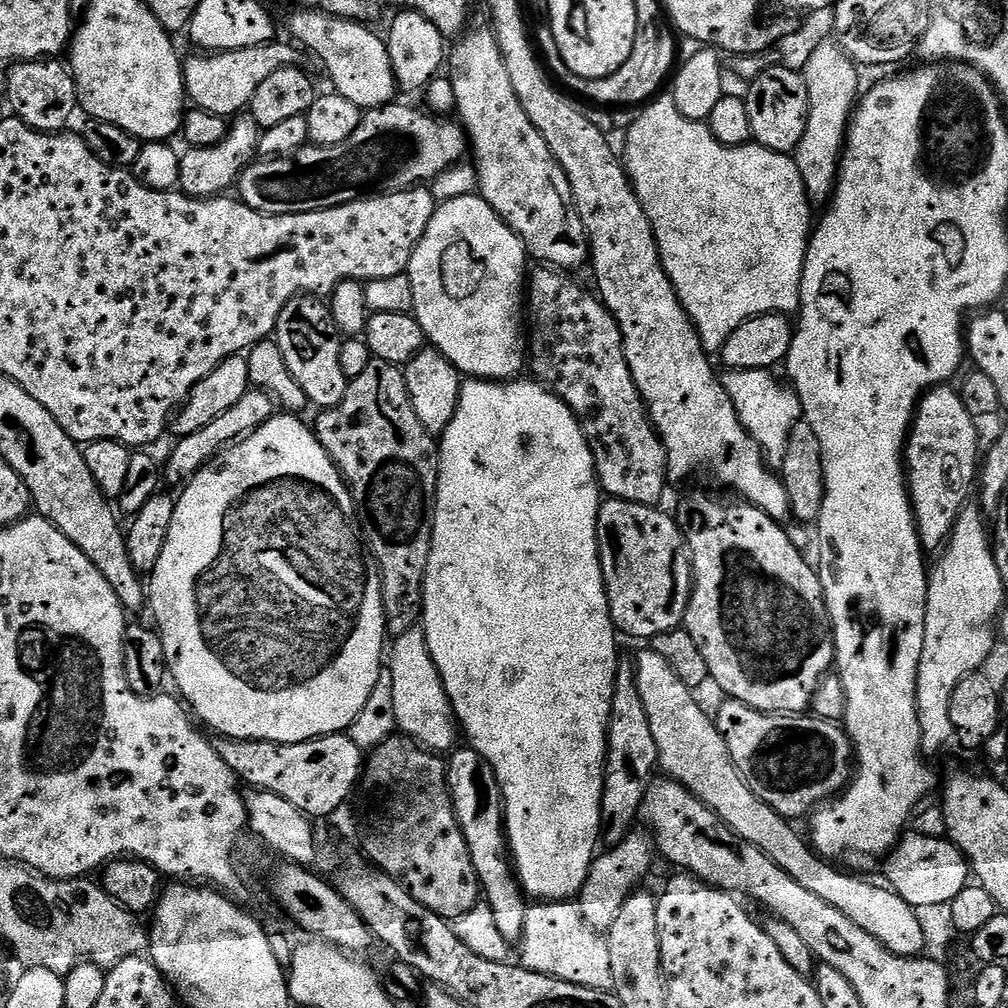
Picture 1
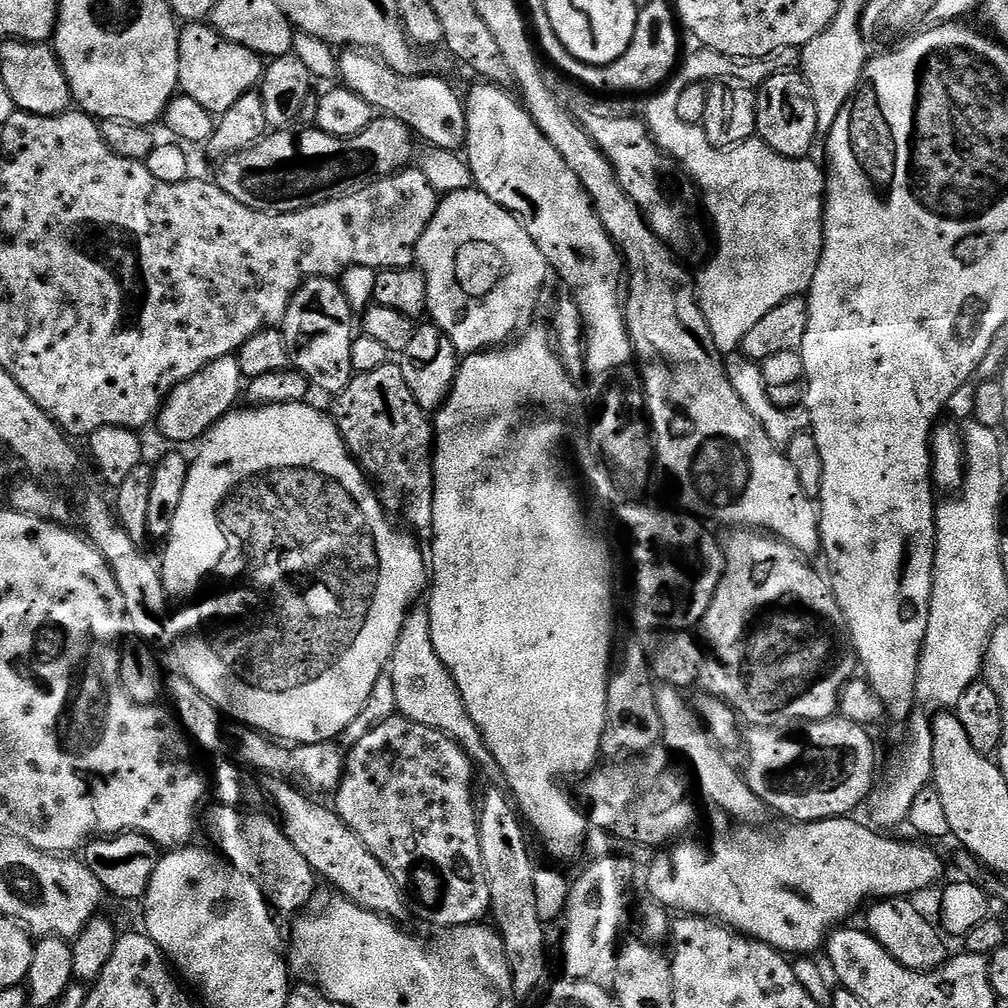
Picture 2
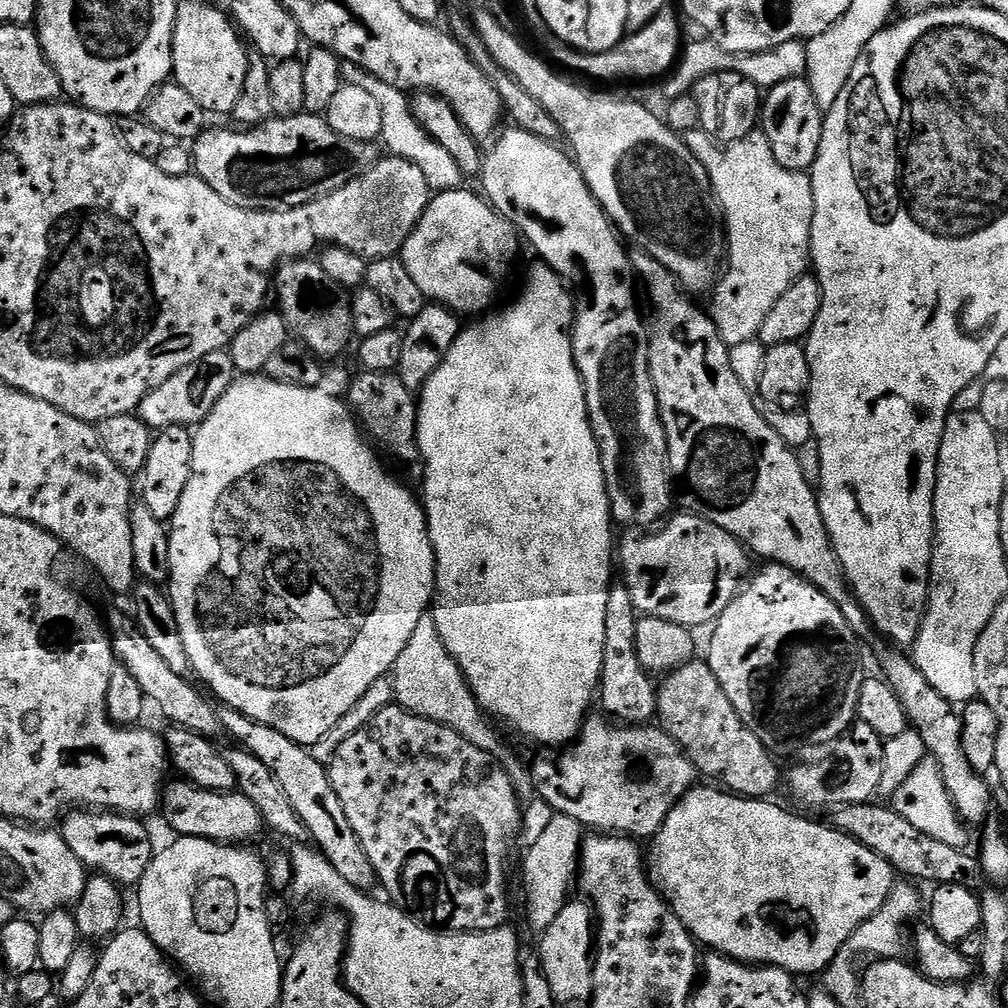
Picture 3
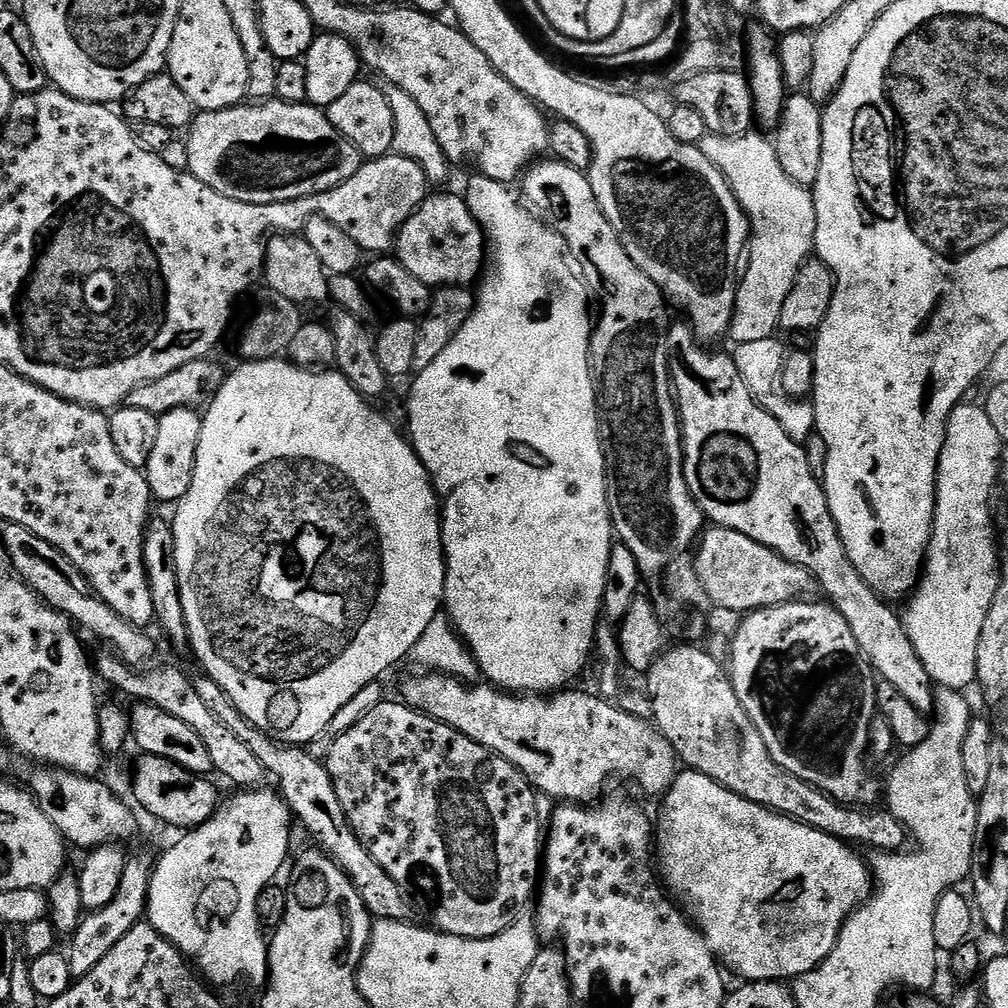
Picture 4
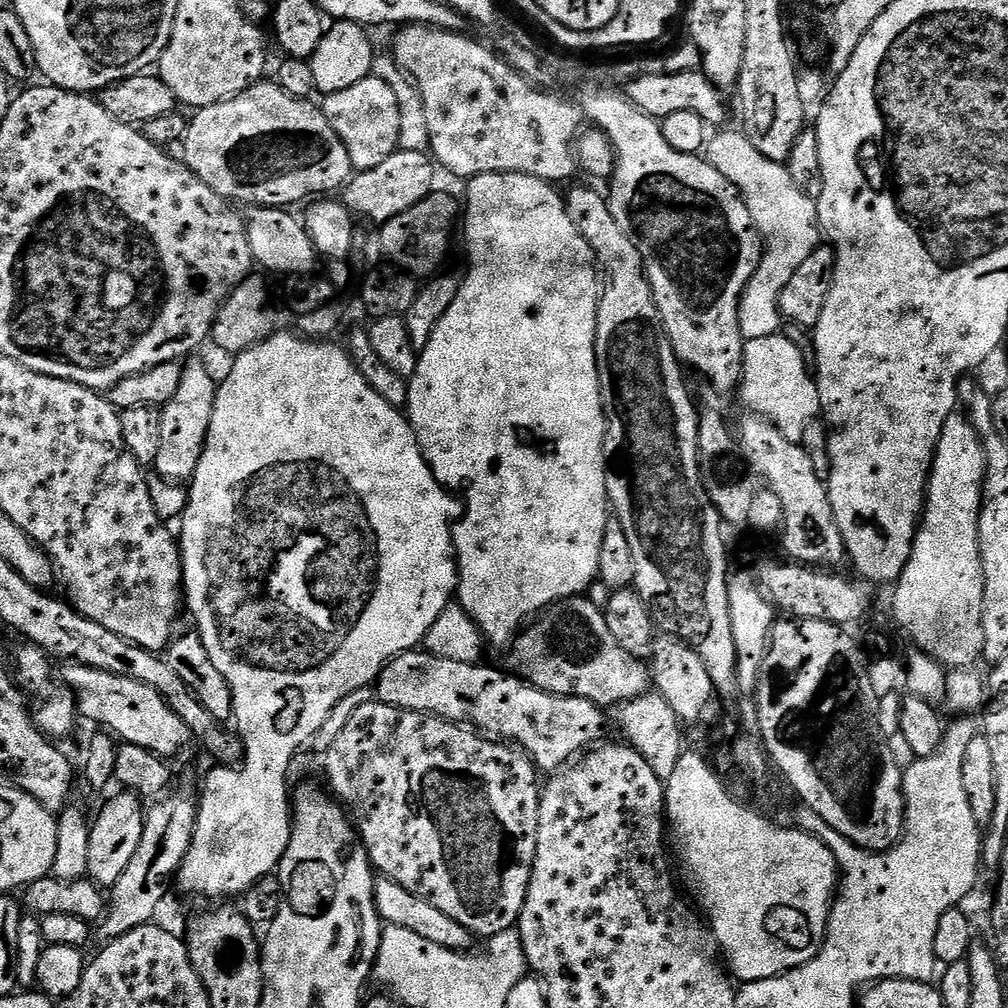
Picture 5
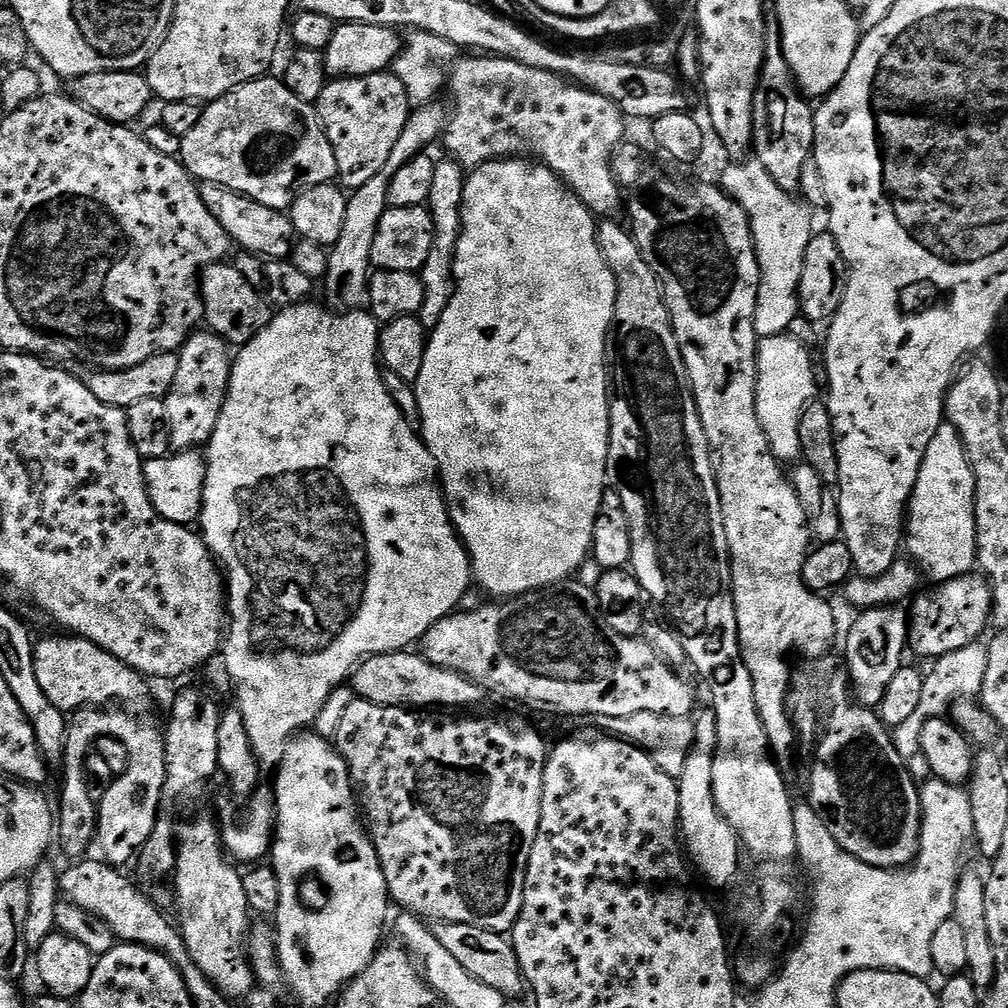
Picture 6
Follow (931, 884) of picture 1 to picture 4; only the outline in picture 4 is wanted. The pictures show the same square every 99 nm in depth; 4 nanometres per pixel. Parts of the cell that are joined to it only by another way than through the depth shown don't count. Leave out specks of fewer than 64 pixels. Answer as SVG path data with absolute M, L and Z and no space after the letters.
M684 770L677 775L662 797L664 805L660 808L660 821L654 824L654 860L658 865L658 876L663 887L670 893L673 901L686 913L689 920L700 929L706 938L710 950L717 961L729 973L733 972L744 982L754 980L771 980L773 982L794 982L802 974L814 970L834 950L838 942L838 934L849 916L868 899L874 888L874 881L866 860L855 847L834 838L830 834L822 834L822 830L814 830L802 822L794 822L790 818L771 812L769 808L758 806L730 790L726 790L714 778L706 778L706 774Z

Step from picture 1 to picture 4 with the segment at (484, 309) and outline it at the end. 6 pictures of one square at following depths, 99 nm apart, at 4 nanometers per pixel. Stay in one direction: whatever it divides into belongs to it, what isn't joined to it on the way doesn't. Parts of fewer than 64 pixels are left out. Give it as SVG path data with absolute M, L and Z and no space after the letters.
M432 194L397 232L394 255L414 278L422 278L429 286L472 286L481 279L484 264L486 268L486 237L463 195Z

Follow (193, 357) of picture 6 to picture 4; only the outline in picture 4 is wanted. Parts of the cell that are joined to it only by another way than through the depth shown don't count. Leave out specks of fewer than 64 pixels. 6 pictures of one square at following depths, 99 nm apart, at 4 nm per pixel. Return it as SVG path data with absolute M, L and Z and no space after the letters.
M175 408L159 416L158 438L150 462L143 468L144 477L152 491L153 501L169 506L179 502L194 482L194 466L198 458L198 438L202 434L202 416L195 408Z

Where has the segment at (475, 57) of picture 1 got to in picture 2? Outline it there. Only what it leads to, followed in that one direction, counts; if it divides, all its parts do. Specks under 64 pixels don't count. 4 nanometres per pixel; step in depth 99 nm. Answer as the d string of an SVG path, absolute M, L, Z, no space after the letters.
M476 82L466 92L468 110L468 138L466 159L472 172L475 187L486 193L498 206L511 212L520 225L530 234L534 246L546 258L549 269L560 275L560 280L569 288L571 299L580 307L584 319L584 370L588 380L588 392L596 407L596 421L591 421L590 436L605 461L616 467L616 472L628 484L644 484L648 471L654 468L654 441L650 435L650 425L642 415L642 385L638 379L638 368L634 363L632 340L624 317L622 299L622 264L613 247L611 238L606 234L602 222L596 217L596 207L586 194L578 174L562 162L562 154L546 142L538 126L524 109L523 103L509 89L499 84Z

